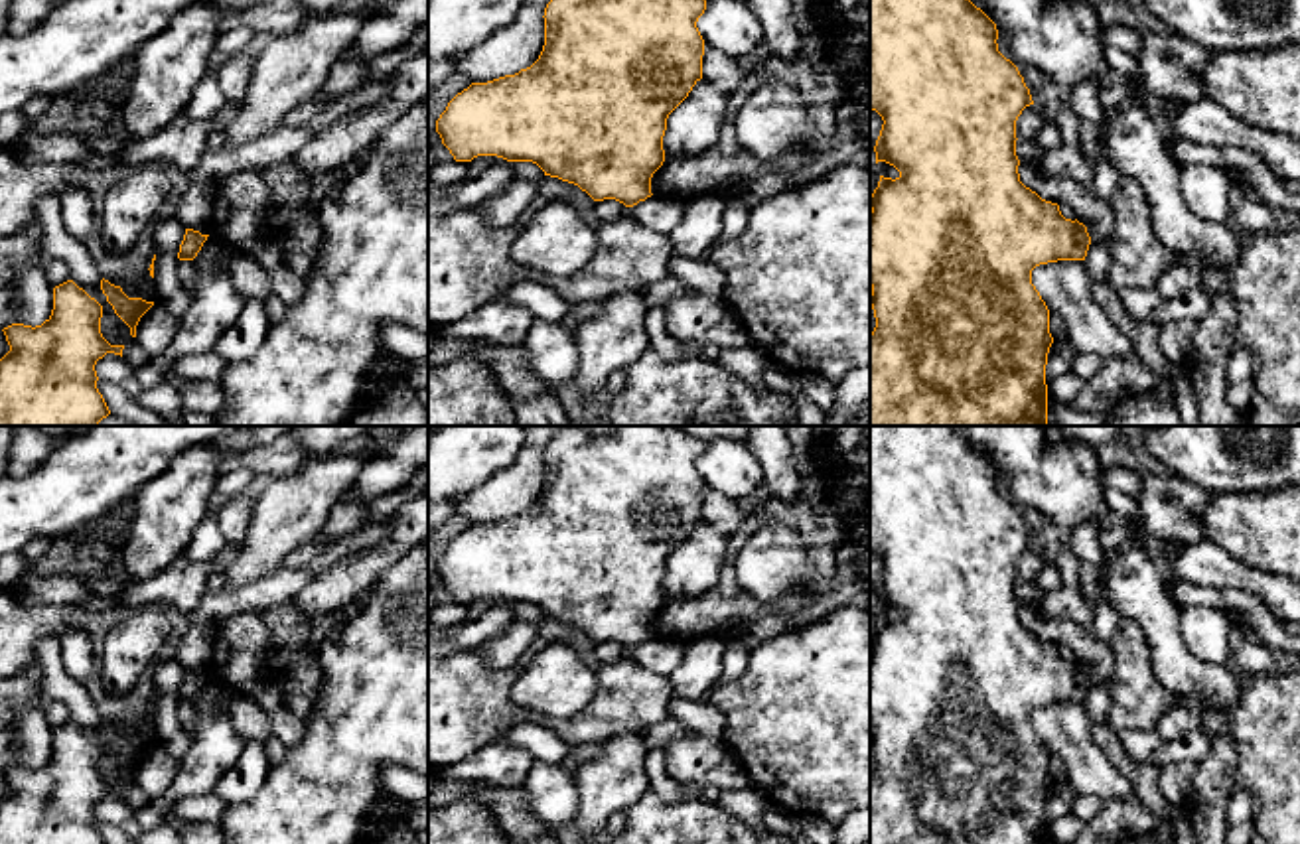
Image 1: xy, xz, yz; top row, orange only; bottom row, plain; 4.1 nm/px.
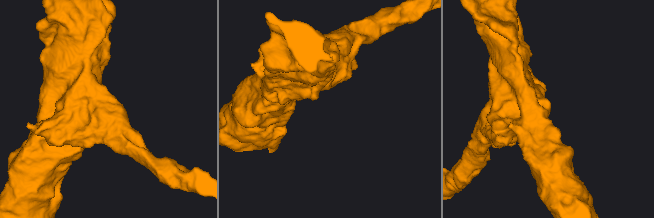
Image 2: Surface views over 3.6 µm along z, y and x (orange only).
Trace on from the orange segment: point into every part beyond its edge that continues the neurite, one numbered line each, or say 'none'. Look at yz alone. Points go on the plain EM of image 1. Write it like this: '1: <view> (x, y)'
none

